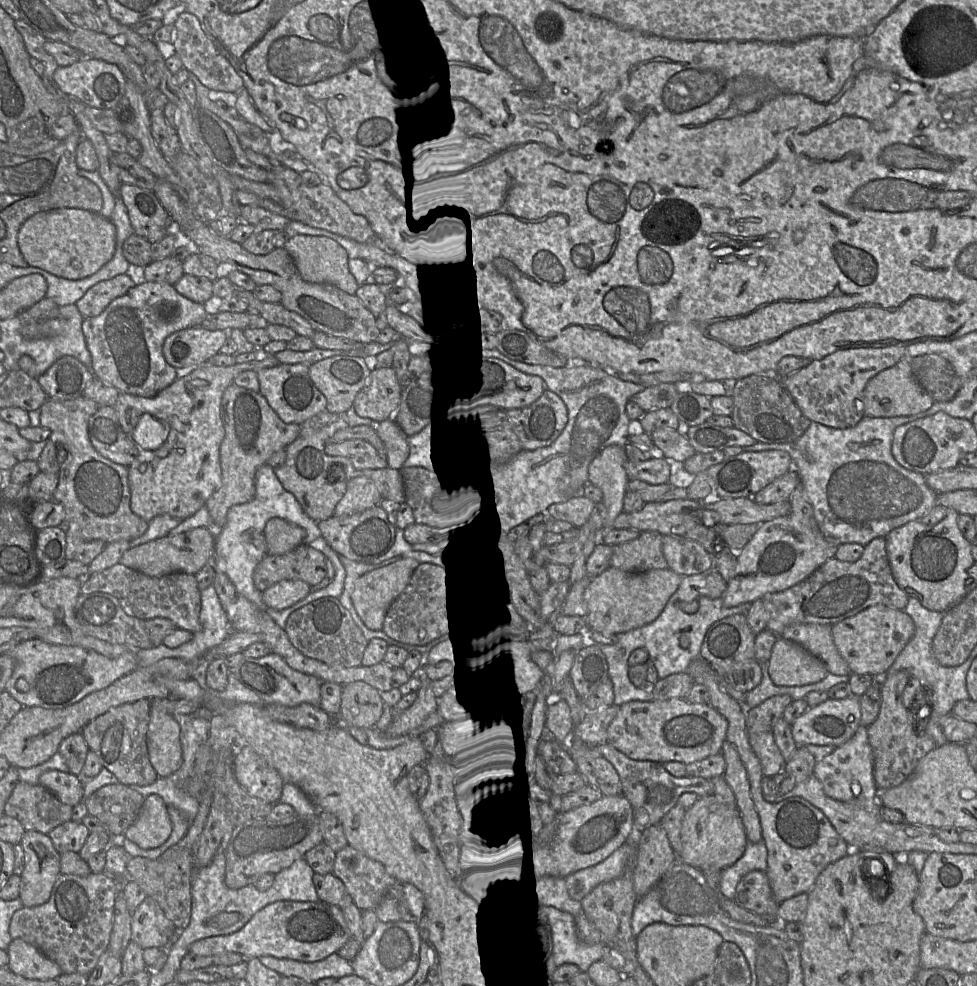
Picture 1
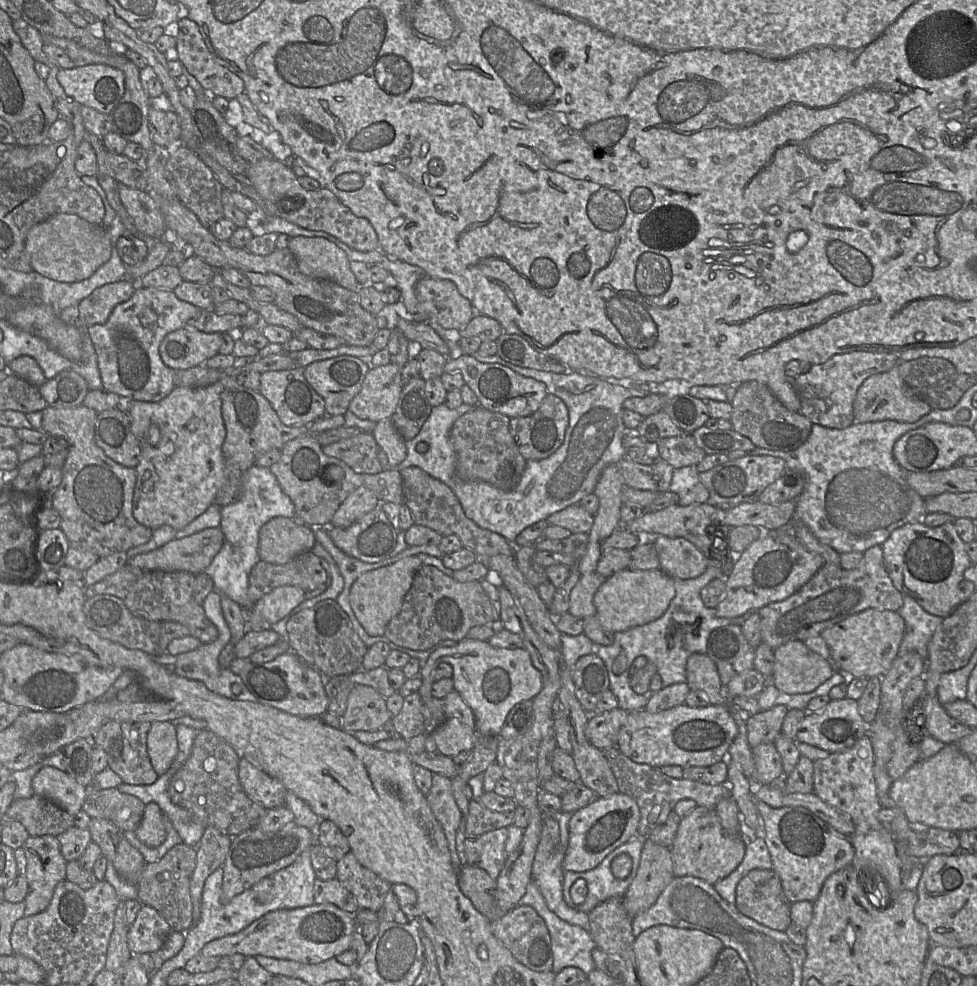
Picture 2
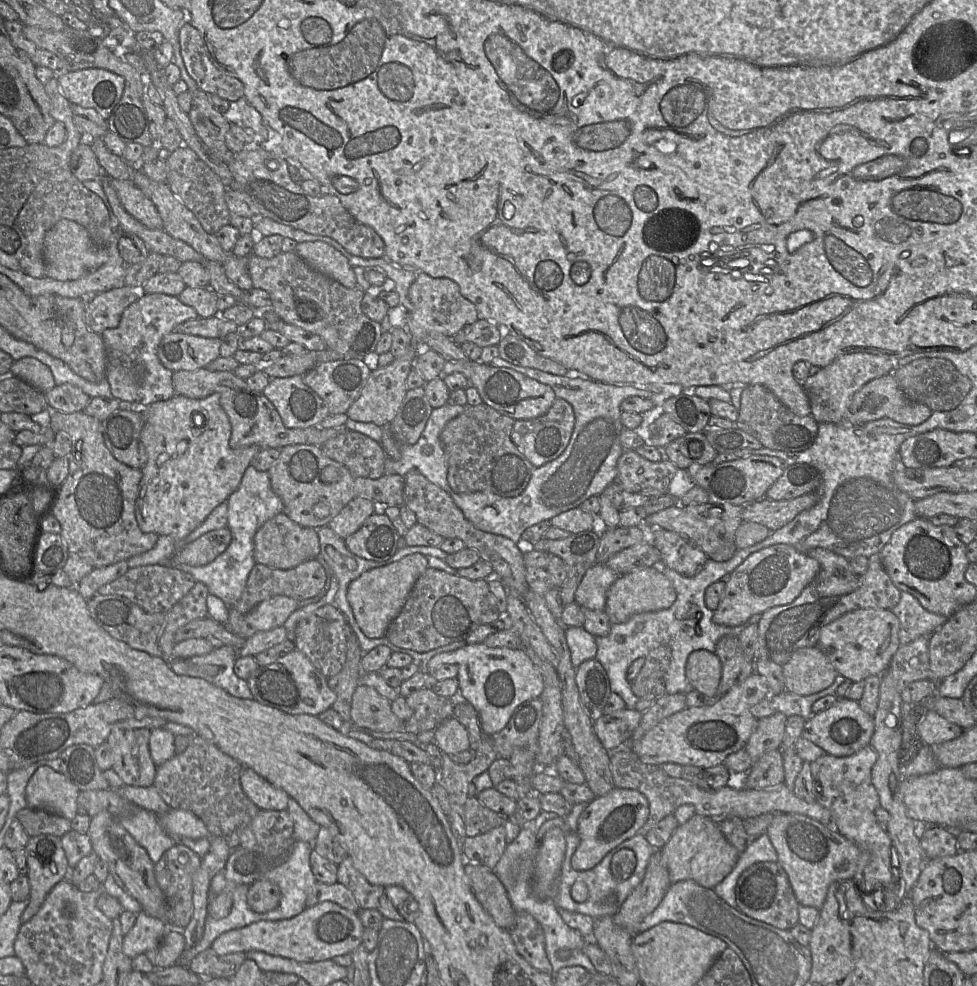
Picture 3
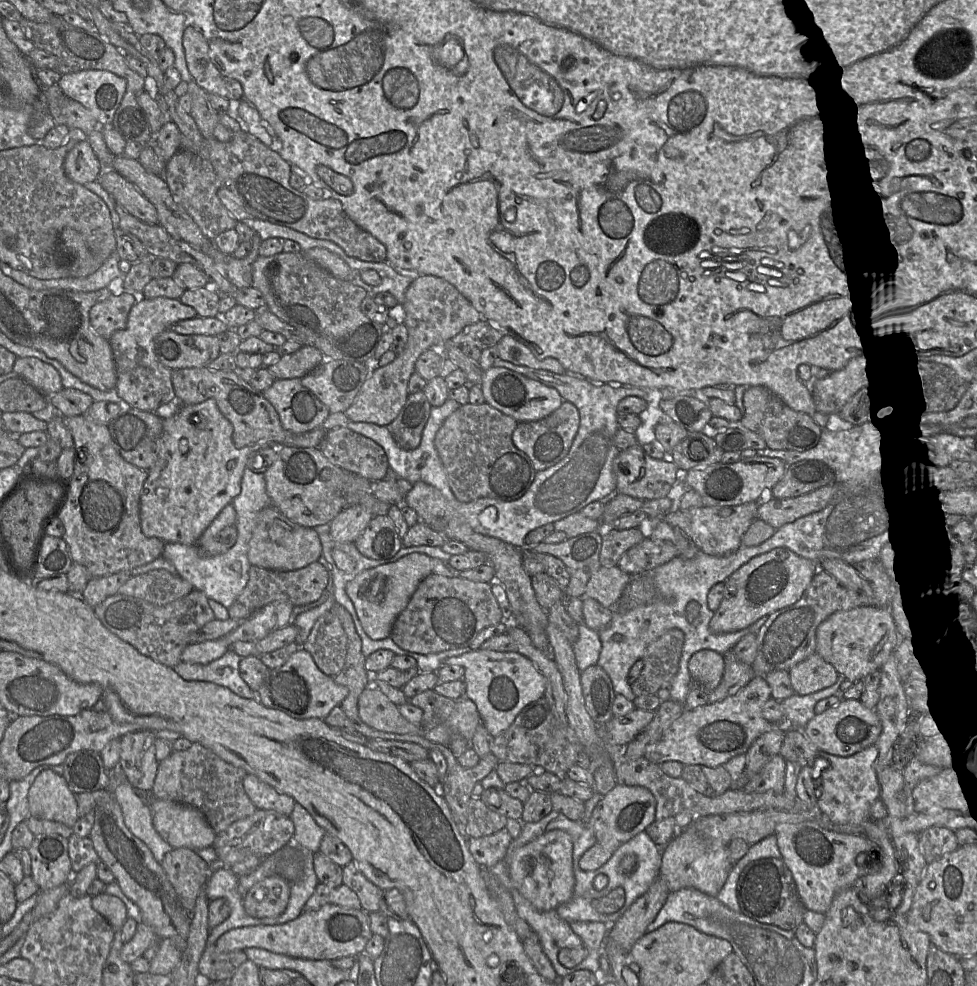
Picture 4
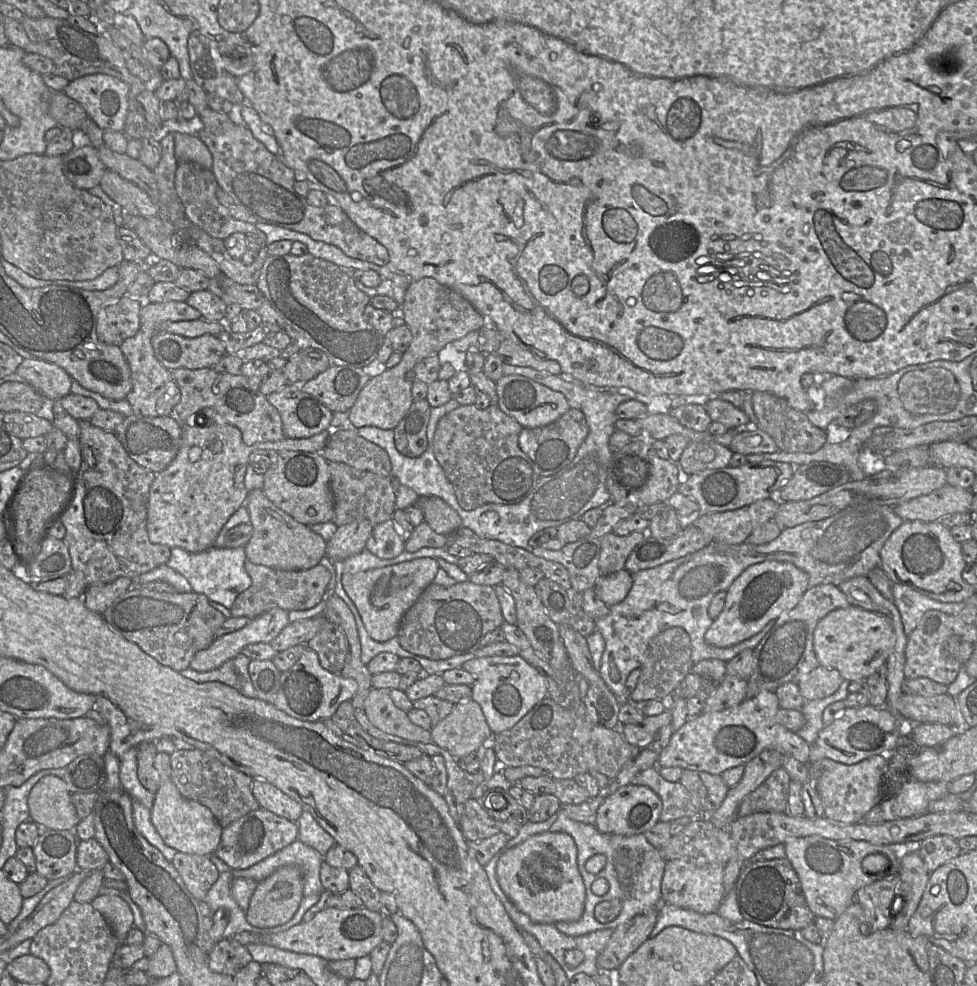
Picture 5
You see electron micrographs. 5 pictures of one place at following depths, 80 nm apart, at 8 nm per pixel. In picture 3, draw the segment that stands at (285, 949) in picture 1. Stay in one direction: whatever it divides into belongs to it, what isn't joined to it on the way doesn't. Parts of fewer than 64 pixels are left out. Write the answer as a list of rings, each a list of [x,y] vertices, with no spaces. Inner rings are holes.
[[[325,901],[306,908],[300,914],[289,919],[262,920],[225,932],[215,939],[210,948],[218,955],[262,951],[299,962],[317,962],[352,953],[362,944],[363,931],[364,926],[357,913],[334,902]]]

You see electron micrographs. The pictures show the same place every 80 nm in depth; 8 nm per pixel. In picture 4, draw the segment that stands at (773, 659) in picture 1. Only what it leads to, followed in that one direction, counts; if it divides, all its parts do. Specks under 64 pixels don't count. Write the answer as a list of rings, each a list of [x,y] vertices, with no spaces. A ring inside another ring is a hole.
[[[817,653],[792,667],[789,671],[795,694],[806,696],[834,685],[838,672]]]

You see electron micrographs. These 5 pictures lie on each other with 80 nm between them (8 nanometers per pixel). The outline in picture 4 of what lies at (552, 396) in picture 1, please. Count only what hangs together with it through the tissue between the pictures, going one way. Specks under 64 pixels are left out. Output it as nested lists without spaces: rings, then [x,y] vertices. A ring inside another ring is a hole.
[[[563,401],[549,416],[534,422],[517,424],[512,440],[516,448],[524,452],[536,471],[546,470],[560,462],[569,452],[579,429],[580,416],[576,406]]]

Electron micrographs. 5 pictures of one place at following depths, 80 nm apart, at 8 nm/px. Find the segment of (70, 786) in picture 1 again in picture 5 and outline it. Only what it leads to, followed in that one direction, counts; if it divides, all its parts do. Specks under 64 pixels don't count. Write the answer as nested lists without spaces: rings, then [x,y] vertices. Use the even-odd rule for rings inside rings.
[[[54,775],[41,778],[33,786],[28,807],[30,821],[41,829],[72,831],[80,822],[66,783]]]

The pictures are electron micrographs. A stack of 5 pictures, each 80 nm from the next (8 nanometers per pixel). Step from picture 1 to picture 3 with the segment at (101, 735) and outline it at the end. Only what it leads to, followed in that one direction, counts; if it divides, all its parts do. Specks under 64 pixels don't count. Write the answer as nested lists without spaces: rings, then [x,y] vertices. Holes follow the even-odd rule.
[[[117,729],[112,731],[105,743],[112,753],[112,768],[124,784],[149,787],[154,784],[157,766],[149,749],[151,729]]]

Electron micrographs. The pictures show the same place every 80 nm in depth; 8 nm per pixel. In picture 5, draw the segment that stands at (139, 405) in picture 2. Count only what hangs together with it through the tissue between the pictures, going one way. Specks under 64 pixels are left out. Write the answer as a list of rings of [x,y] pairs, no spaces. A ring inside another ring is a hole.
[[[206,407],[200,413],[208,419],[206,425],[182,425],[181,444],[176,457],[163,471],[156,473],[150,486],[147,505],[147,532],[153,544],[183,548],[196,553],[215,547],[215,539],[229,517],[245,504],[247,489],[244,476],[249,456],[255,450],[275,450],[277,452],[291,450],[322,453],[327,445],[333,429],[328,428],[308,438],[287,438],[246,445],[240,430],[229,424],[213,408]]]

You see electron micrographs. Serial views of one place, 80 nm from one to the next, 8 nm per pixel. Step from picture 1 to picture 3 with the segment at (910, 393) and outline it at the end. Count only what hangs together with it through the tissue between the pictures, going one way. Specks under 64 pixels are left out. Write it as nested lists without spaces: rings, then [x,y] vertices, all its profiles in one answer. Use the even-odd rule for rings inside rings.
[[[890,373],[869,381],[855,393],[846,412],[845,423],[859,425],[889,418],[902,424],[919,425],[927,420],[932,412],[926,405],[910,401],[899,388],[894,375]]]

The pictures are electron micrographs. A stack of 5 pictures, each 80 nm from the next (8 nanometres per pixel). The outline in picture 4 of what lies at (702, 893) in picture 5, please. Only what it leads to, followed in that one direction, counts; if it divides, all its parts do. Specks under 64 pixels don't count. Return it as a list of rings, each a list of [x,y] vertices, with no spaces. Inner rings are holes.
[[[686,830],[677,831],[672,840],[662,848],[661,855],[659,876],[666,882],[669,892],[695,888],[709,896],[717,897],[732,867],[727,846],[710,844],[708,840]]]

